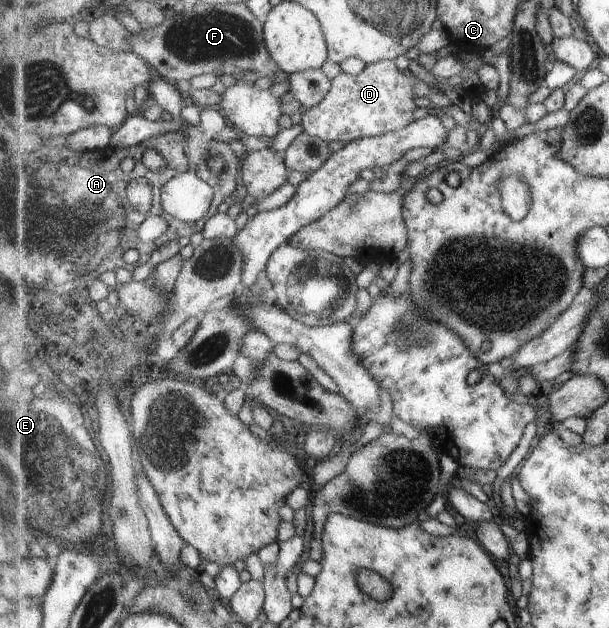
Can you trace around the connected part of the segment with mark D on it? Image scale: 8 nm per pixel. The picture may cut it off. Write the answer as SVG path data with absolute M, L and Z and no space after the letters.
M393 60L368 64L358 75L348 75L342 71L331 80L332 88L328 91L325 101L303 114L303 130L310 136L318 137L324 142L344 141L345 145L361 138L385 135L400 130L414 123L414 83L412 78L398 69Z

